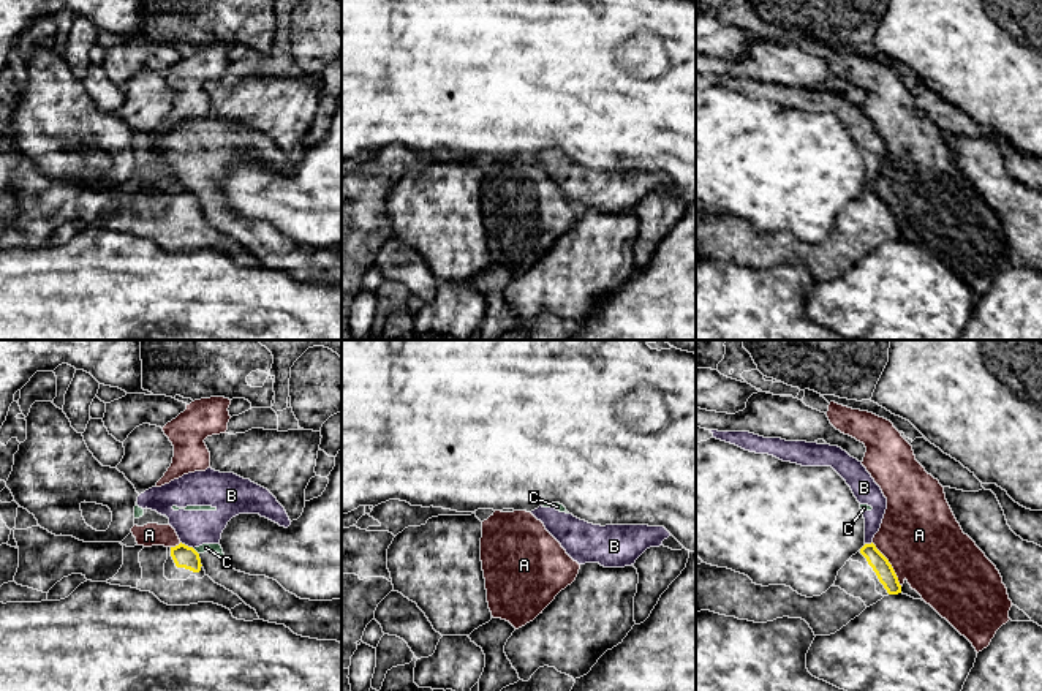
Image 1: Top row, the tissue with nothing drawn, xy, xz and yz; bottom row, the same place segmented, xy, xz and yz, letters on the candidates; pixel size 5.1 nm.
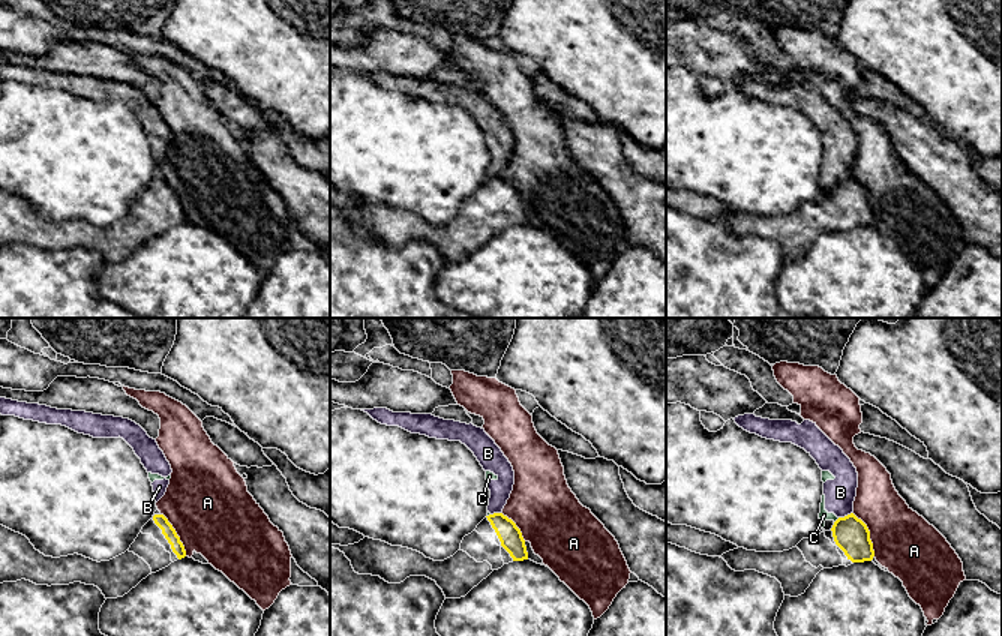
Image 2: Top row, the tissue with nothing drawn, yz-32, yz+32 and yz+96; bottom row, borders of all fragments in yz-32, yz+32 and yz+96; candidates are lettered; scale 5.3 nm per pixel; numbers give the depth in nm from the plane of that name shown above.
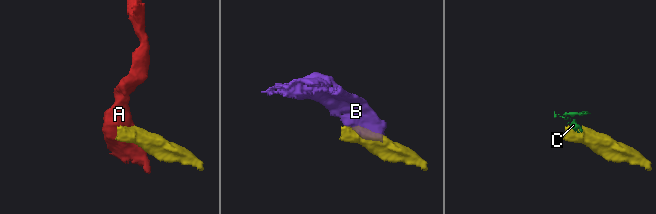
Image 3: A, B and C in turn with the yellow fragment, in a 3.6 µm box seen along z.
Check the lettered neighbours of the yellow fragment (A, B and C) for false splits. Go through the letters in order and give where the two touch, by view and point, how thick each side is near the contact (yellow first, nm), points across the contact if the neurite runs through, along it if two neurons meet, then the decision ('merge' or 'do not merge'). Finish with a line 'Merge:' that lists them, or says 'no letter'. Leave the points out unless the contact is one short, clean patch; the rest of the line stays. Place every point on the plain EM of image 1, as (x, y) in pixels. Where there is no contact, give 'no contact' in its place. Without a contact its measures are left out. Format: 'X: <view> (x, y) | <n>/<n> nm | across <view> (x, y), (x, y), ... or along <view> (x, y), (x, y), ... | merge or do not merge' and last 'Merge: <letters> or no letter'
A: yz (890, 211) | 90/400 nm | do not merge
B: xy (187, 192) | 110/180 nm | do not merge
C: xy (196, 198) | 110/50 nm | along xy (193, 195), (198, 200) | do not merge
Merge: no letter

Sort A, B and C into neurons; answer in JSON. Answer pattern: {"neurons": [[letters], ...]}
{"neurons": [["A"], ["B", "C"]]}

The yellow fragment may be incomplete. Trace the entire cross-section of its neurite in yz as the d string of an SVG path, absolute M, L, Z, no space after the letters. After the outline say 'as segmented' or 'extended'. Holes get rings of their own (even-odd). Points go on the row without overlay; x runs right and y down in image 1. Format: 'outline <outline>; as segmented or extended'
outline M873 188L846 207L825 239L813 244L786 231L756 231L748 221L727 213L696 210L696 259L710 256L754 269L802 264L814 281L835 280L866 253L898 239L898 223Z; extended

